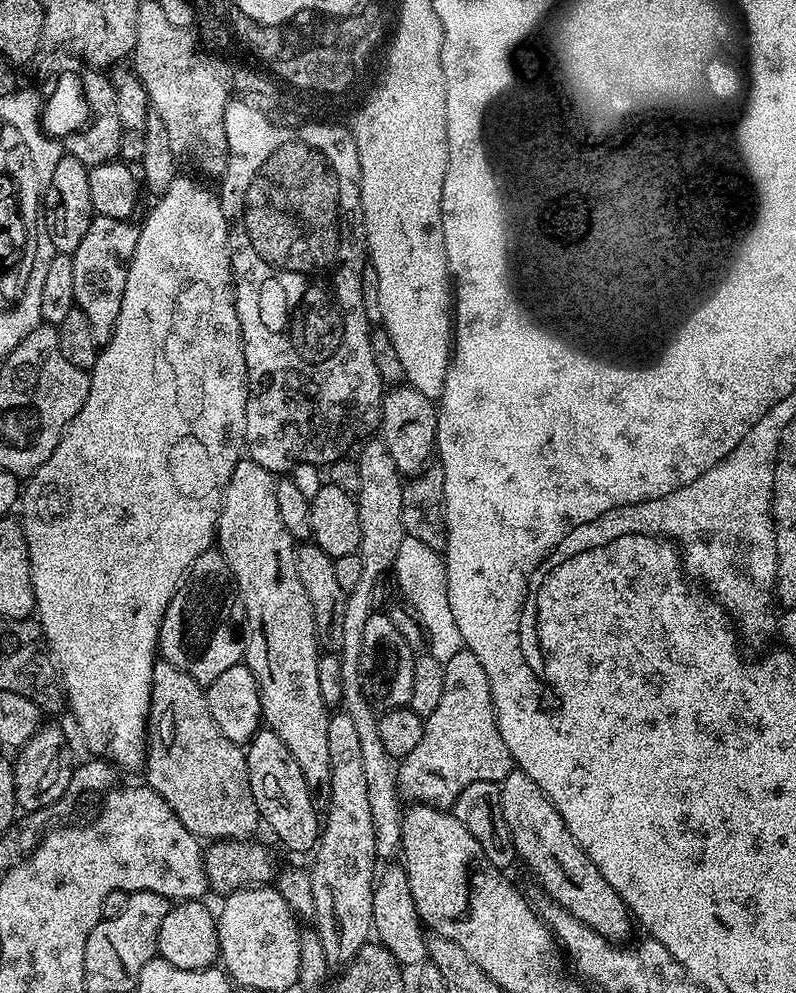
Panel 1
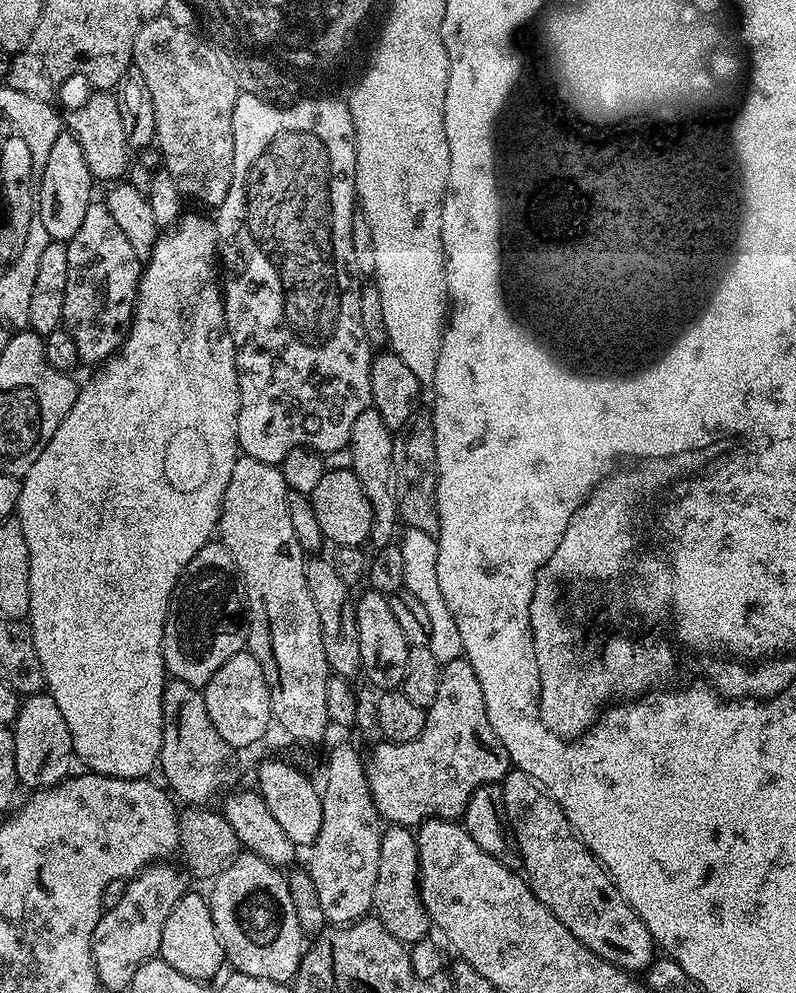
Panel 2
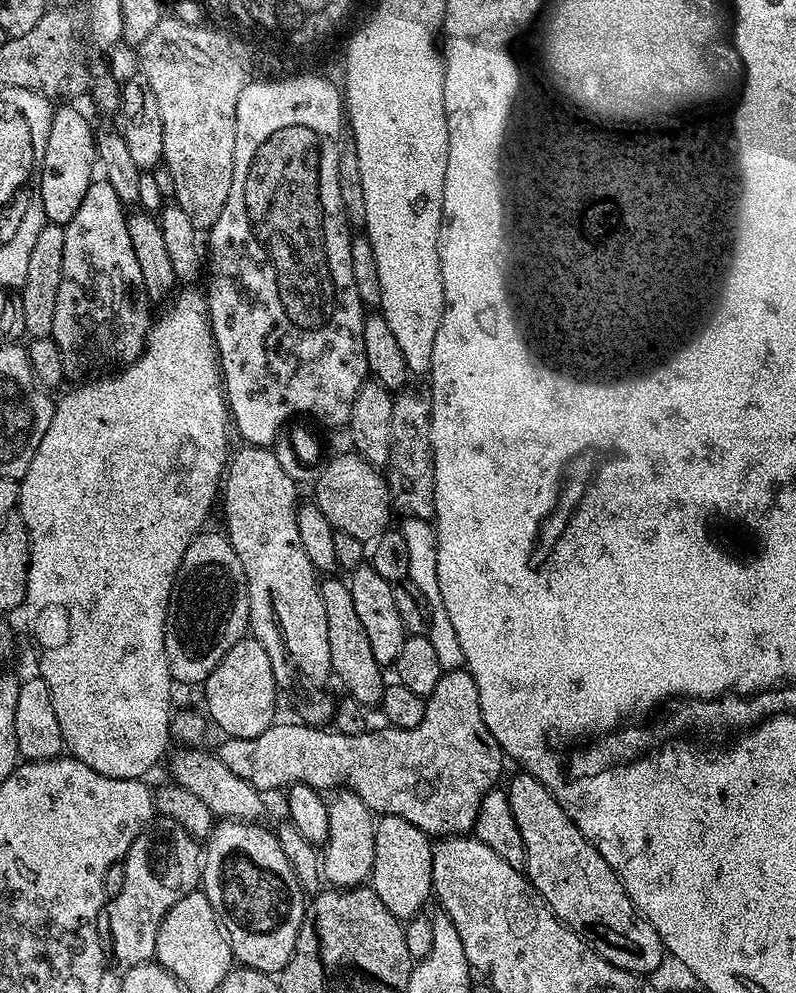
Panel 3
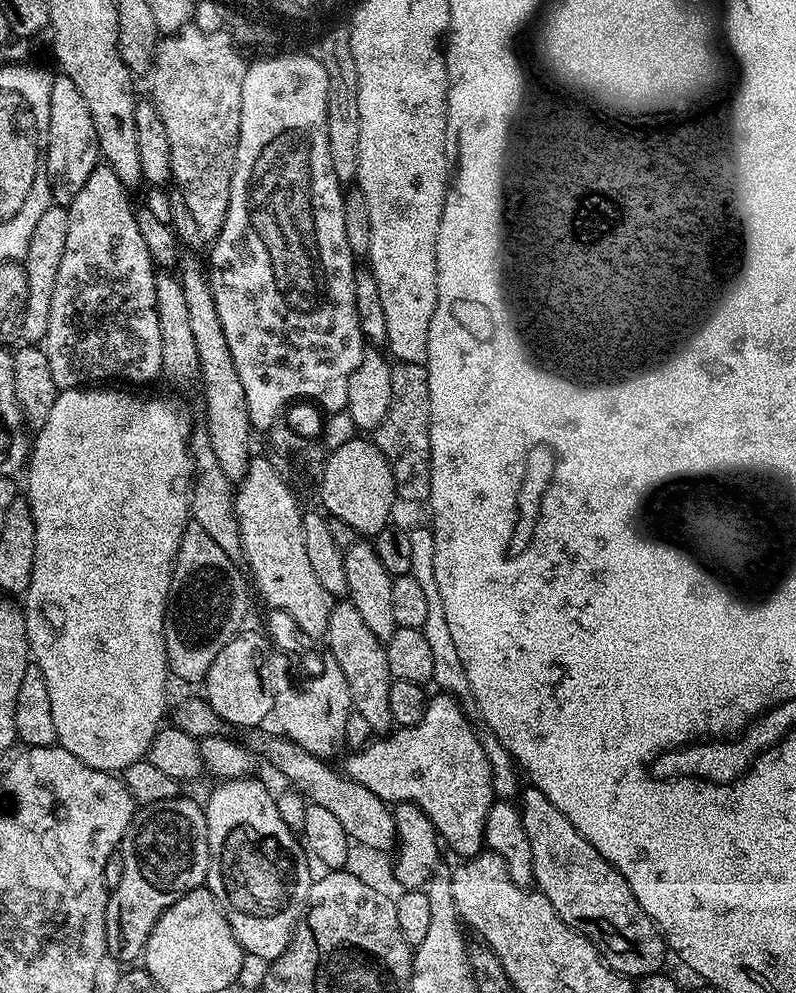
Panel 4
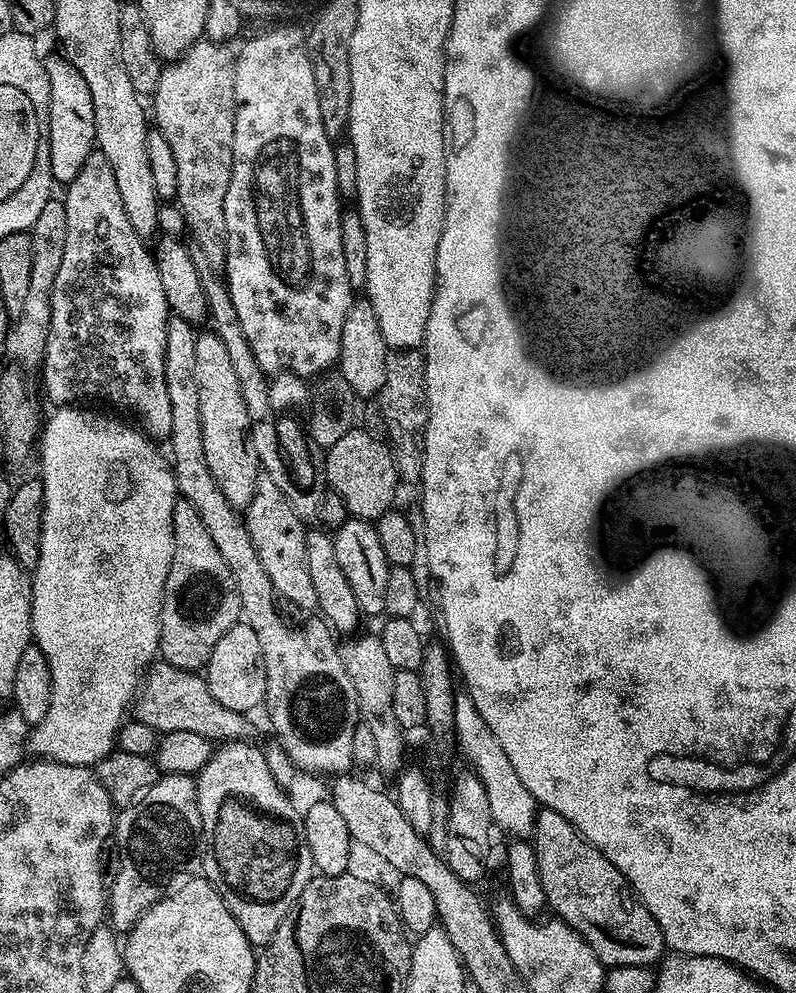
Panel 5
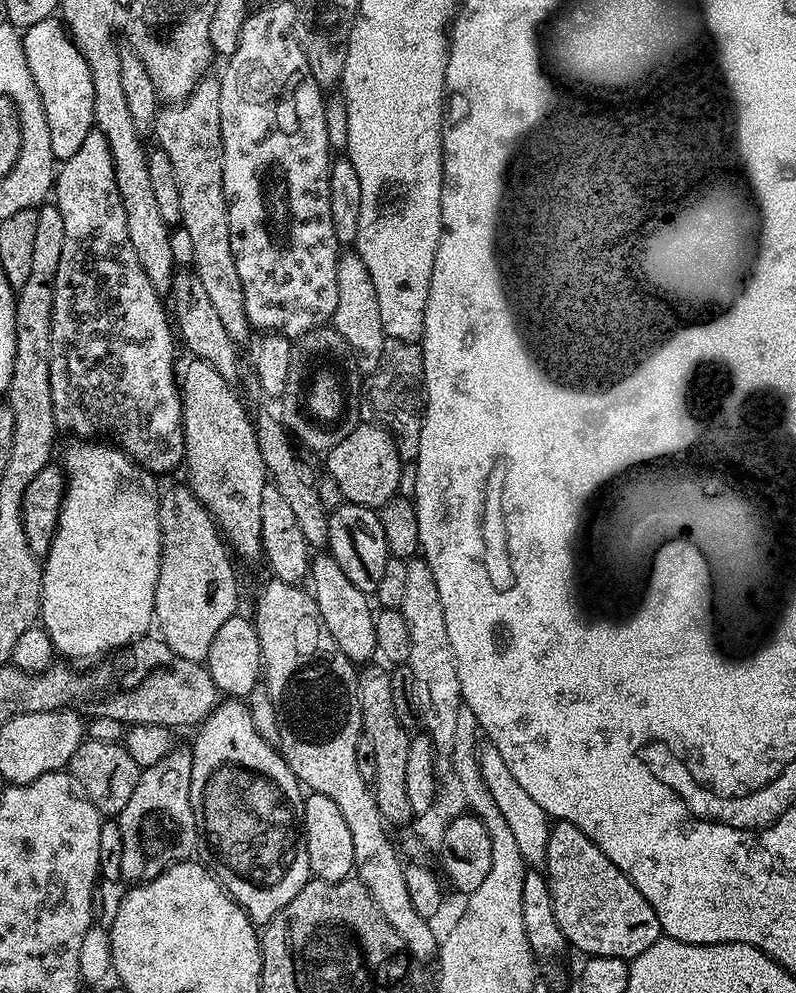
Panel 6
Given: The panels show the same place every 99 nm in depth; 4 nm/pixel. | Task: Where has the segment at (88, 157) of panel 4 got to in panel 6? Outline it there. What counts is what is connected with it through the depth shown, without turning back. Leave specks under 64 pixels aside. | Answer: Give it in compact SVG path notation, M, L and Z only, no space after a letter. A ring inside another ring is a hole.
M49 18L23 29L22 39L26 66L30 66L30 74L34 74L34 86L38 86L38 94L42 98L46 126L50 126L50 150L54 150L54 158L58 162L69 160L82 146L86 134L94 131L94 78L90 76L90 66L86 66L86 58L82 58L78 46L68 35L68 29L59 19Z

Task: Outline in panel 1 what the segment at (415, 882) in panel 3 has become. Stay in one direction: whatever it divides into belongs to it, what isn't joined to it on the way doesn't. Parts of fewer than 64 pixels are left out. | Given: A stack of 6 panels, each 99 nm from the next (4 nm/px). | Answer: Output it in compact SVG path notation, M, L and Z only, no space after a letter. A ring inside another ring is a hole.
M403 866L388 868L379 873L372 890L372 931L375 939L402 966L419 966L428 960L428 936L422 923L414 894L410 890L408 871Z

